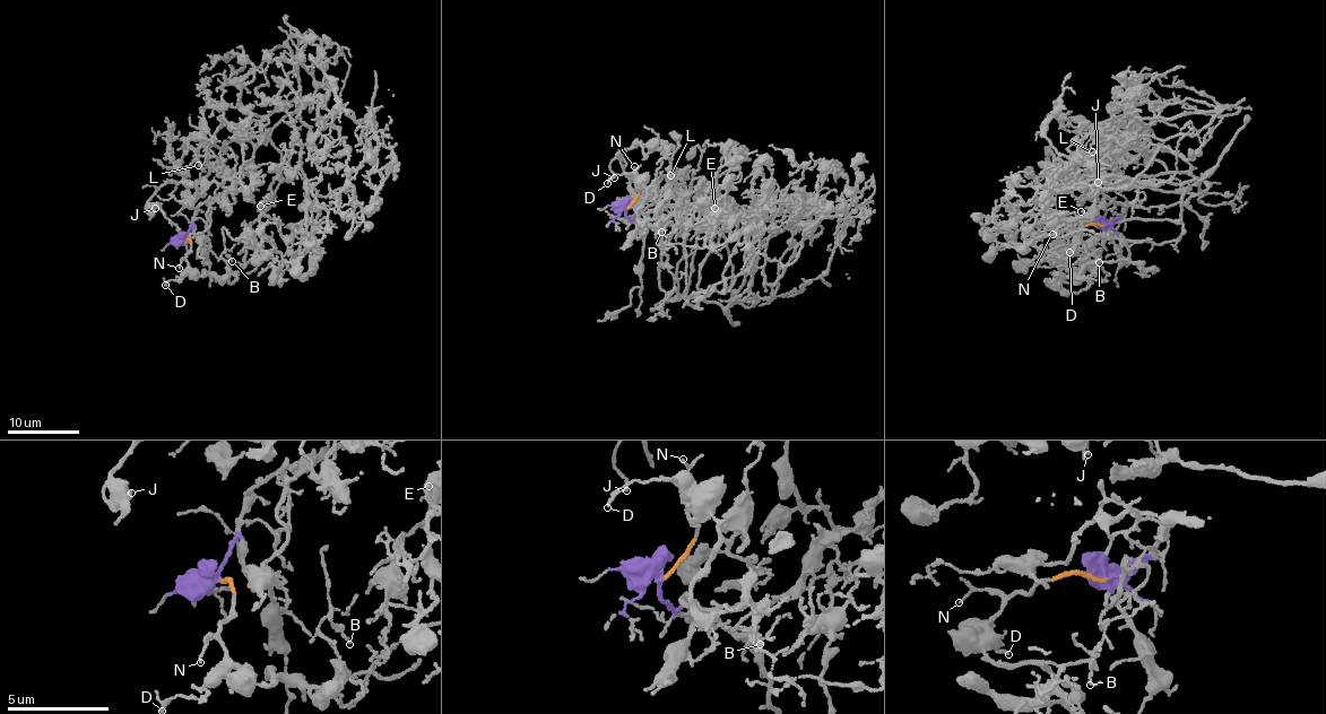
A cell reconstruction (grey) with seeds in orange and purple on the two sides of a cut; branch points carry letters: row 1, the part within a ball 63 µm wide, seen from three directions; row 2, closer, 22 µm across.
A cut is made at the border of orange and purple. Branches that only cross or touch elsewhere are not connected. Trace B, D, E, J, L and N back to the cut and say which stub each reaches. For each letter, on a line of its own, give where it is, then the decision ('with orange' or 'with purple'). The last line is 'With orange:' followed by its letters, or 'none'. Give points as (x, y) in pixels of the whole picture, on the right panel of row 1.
B: place (1099, 262); with orange
D: place (1069, 252); with orange
E: place (1081, 211); with purple
J: place (1098, 182); with purple
L: place (1092, 151); with purple
N: place (1052, 234); with orange
With orange: B, D, N

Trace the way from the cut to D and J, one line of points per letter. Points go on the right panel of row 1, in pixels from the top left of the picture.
D: (1104, 225), (1078, 228), (1059, 241), (1058, 245), (1069, 253)
J: (1104, 225), (1127, 205), (1107, 202), (1108, 151), (1128, 146), (1117, 171), (1101, 162), (1076, 170), (1097, 182)

